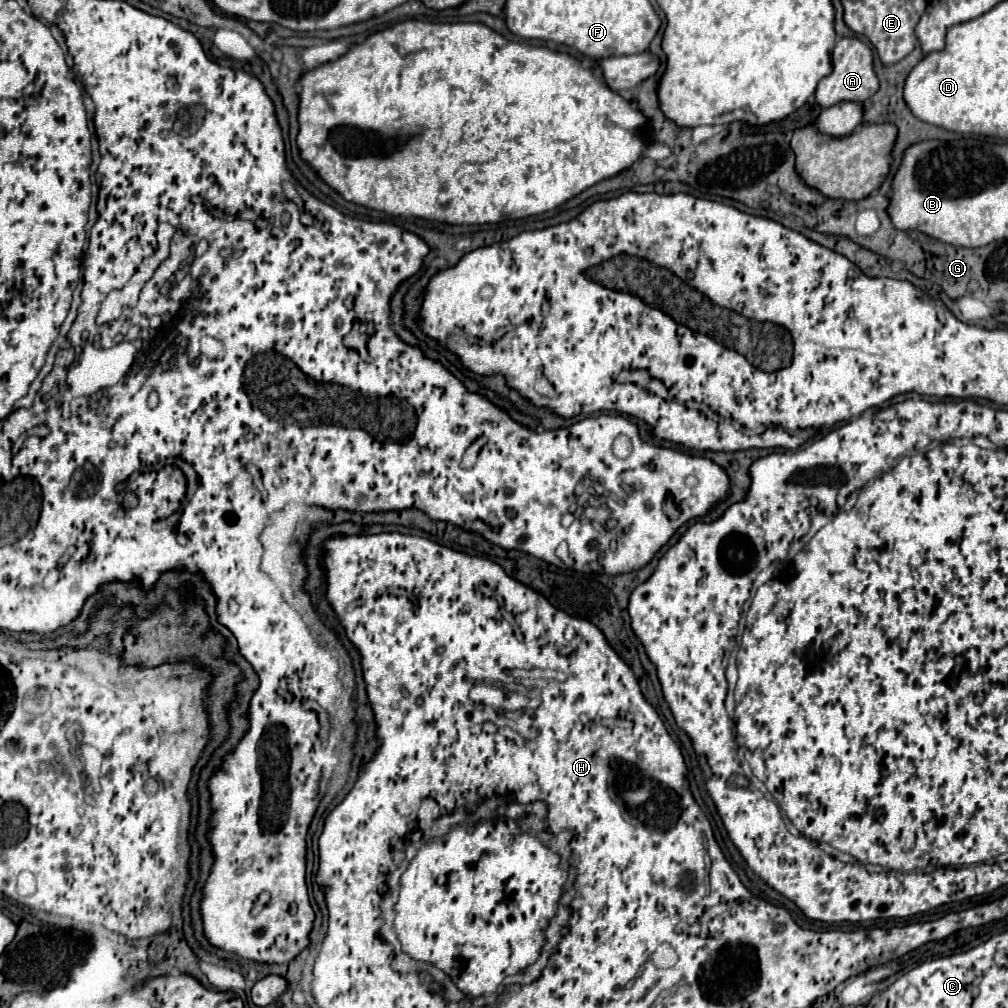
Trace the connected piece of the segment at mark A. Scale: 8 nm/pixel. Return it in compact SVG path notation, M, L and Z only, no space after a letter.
M842 38L832 52L832 74L818 82L814 92L816 102L822 108L830 108L838 102L866 102L878 90L878 78L872 70L872 50L858 38Z

